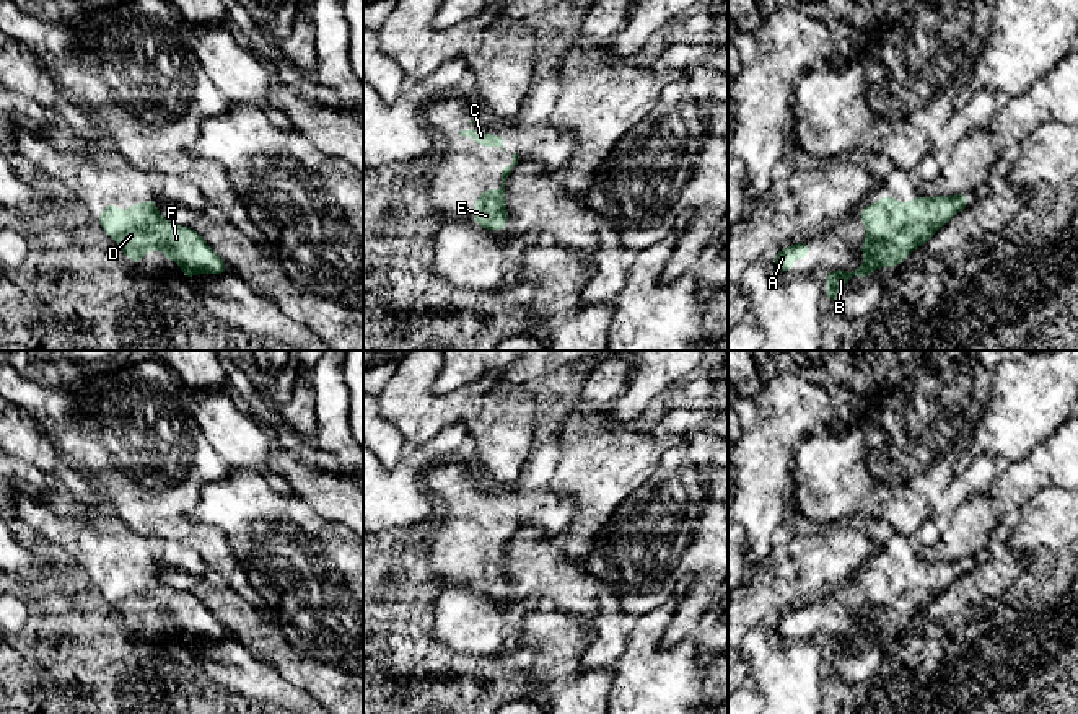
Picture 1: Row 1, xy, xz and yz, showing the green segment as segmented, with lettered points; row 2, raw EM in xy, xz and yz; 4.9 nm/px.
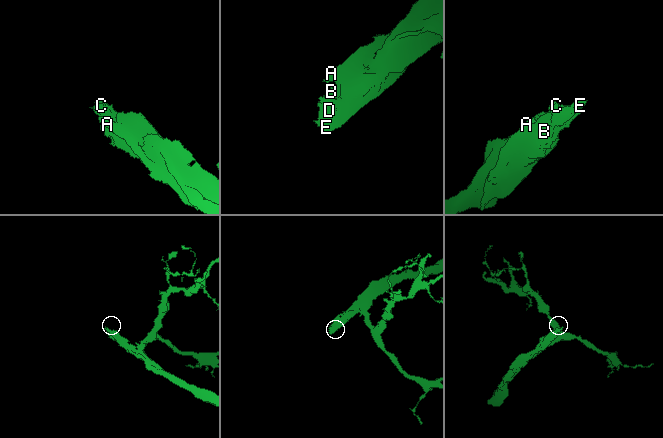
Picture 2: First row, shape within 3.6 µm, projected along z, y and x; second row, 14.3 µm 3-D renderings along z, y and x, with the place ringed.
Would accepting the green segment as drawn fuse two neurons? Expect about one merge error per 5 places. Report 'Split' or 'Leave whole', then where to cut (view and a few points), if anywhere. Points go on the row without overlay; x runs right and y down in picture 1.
Leave whole. No split

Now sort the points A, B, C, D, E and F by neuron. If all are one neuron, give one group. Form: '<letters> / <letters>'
A B C D E F

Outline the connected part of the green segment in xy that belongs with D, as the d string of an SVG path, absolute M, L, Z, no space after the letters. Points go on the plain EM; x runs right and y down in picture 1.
M153 561L145 569L135 567L127 577L109 569L99 579L98 588L130 628L140 629L148 615L163 615L164 623L182 631L184 644L200 637L220 641L230 636L195 595L163 584Z

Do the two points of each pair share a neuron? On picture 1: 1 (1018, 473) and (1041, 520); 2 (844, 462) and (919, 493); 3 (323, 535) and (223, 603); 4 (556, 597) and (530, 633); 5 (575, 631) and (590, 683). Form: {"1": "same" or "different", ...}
{"1": "different", "2": "same", "3": "different", "4": "different", "5": "same"}

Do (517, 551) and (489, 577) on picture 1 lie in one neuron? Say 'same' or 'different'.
different

